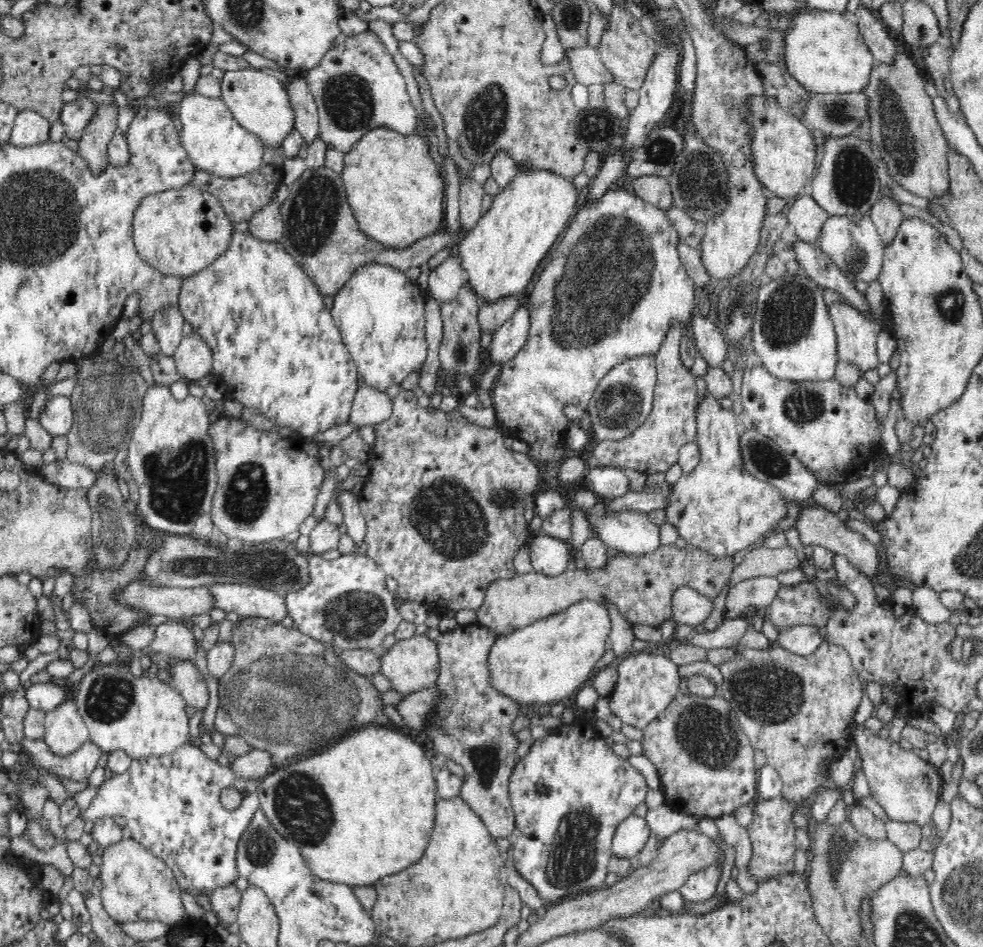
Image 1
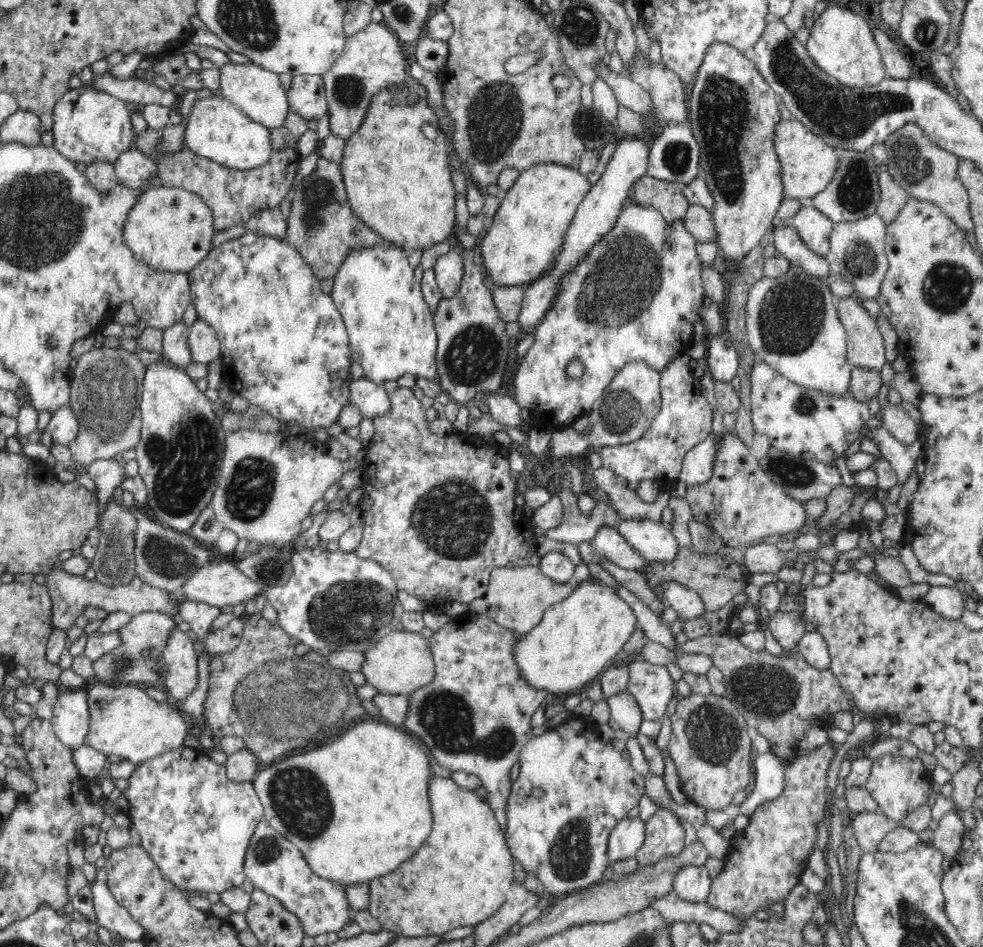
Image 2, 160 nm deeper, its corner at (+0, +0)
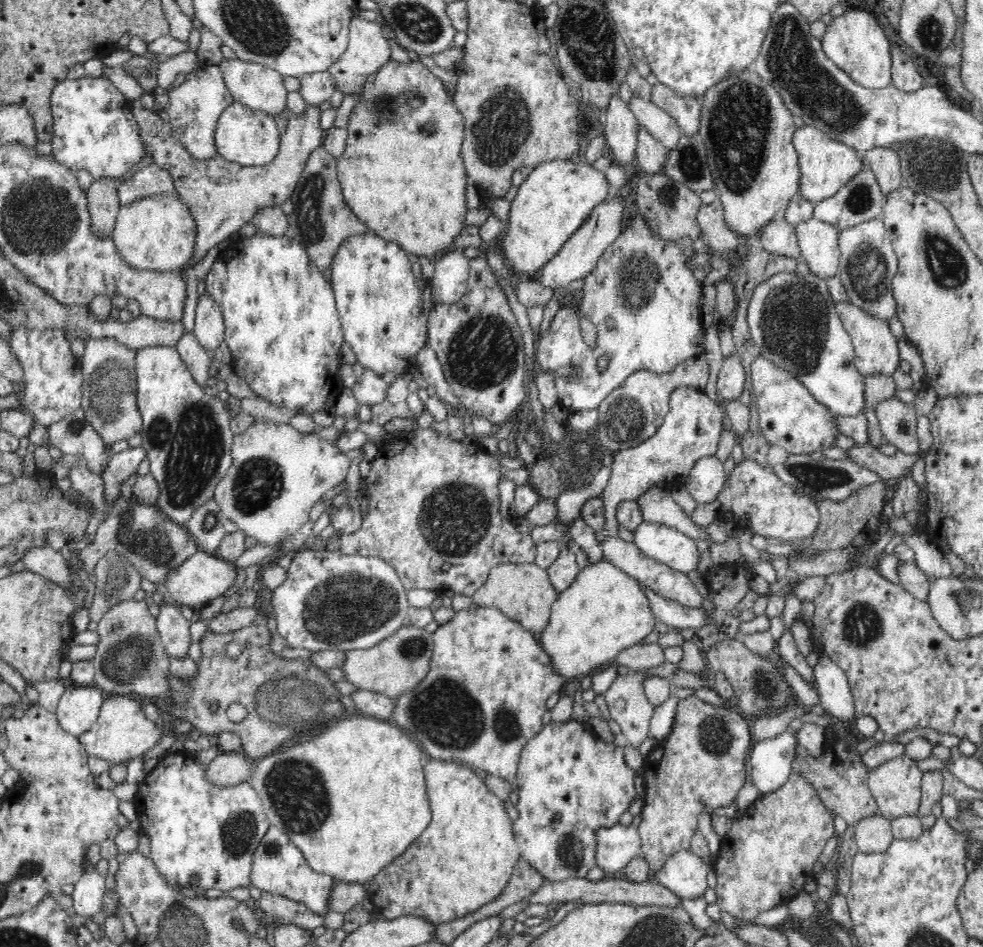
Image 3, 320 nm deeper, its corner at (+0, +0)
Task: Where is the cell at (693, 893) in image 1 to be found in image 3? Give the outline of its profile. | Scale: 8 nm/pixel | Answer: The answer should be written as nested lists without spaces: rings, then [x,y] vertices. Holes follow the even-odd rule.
[[[690,849],[671,854],[661,869],[653,872],[655,881],[681,898],[695,899],[707,894],[708,865]]]

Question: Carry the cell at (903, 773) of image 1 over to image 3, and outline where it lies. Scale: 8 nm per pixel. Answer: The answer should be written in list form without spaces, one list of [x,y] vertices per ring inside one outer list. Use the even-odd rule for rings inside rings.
[[[904,754],[902,757],[892,758],[869,771],[868,786],[877,802],[879,814],[889,819],[918,815],[921,798],[922,772],[916,761]]]

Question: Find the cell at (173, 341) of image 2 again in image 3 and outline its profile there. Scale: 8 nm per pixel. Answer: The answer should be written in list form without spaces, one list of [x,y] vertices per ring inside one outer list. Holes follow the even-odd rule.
[[[185,331],[180,337],[180,341],[175,347],[176,351],[180,353],[182,361],[186,363],[194,380],[199,385],[204,386],[210,377],[209,368],[212,355],[198,343],[194,334]]]

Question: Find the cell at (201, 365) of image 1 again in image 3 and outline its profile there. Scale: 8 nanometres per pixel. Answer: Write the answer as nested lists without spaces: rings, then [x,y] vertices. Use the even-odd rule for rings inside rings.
[[[204,292],[197,300],[193,334],[198,343],[213,353],[225,342],[225,326],[218,303]]]

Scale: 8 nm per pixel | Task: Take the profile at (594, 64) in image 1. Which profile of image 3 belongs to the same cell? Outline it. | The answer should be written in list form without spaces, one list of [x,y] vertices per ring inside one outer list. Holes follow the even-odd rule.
[[[634,92],[628,106],[639,120],[640,126],[644,127],[668,152],[678,145],[682,131],[676,120],[670,117],[663,109],[660,109],[652,101],[646,102]]]

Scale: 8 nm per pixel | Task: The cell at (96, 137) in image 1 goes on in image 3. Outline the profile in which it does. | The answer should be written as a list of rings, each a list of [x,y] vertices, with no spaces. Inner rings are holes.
[[[118,179],[93,180],[87,193],[91,217],[91,231],[97,236],[113,236],[113,228],[119,214]]]

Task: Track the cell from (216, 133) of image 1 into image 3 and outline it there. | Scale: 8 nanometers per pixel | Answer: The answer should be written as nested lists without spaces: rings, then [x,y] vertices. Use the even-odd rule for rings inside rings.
[[[234,101],[222,112],[215,127],[215,149],[218,156],[242,166],[266,166],[276,158],[281,134],[272,116],[251,110]]]

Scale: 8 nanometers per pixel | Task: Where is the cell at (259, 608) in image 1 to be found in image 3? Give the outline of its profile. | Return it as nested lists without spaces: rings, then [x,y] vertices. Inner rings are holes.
[[[199,550],[194,556],[186,558],[180,566],[168,572],[165,586],[170,596],[178,603],[192,608],[202,608],[208,602],[224,595],[230,587],[234,587],[236,579],[237,570],[231,562]]]

